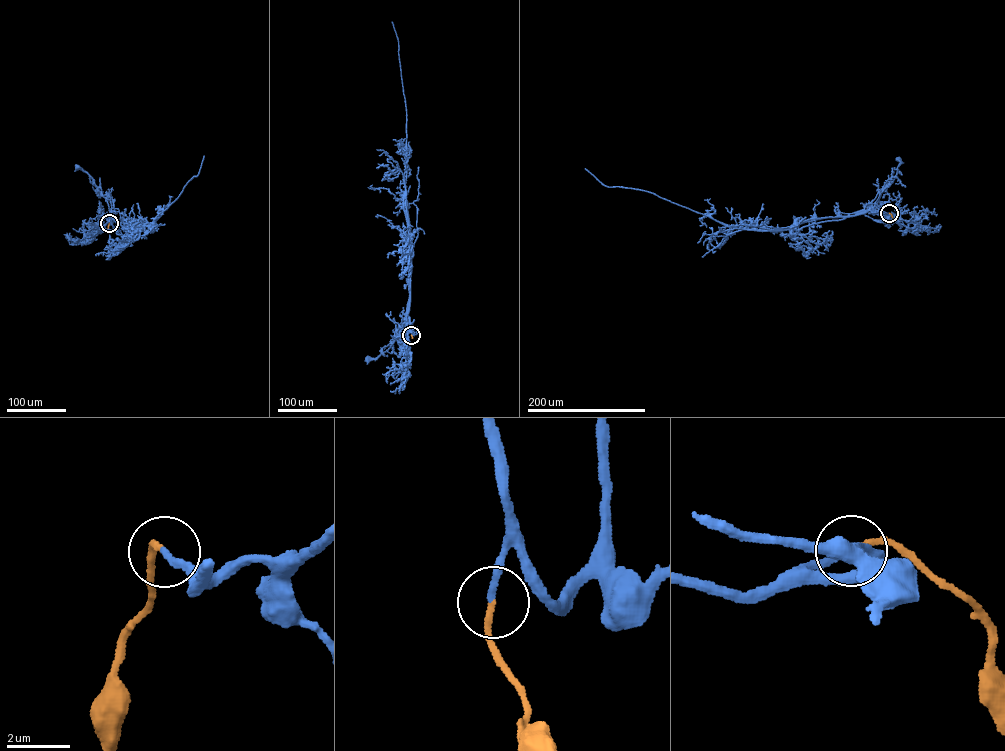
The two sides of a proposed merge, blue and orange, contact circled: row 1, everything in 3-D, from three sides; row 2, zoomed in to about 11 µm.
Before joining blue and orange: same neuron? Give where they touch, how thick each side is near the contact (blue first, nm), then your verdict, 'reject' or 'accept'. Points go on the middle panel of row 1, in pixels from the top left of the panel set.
(411, 335) | 190/180 nm | accept

